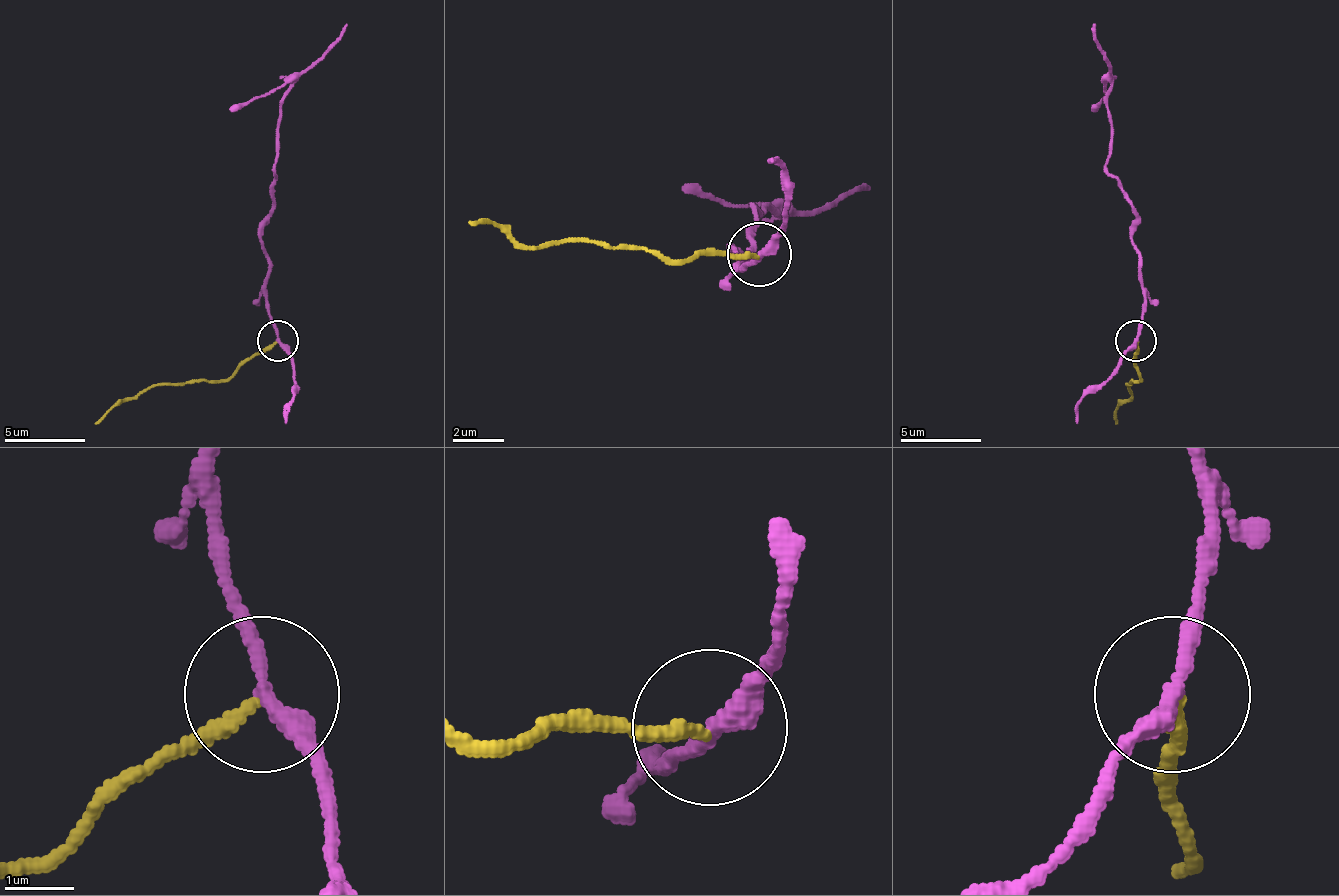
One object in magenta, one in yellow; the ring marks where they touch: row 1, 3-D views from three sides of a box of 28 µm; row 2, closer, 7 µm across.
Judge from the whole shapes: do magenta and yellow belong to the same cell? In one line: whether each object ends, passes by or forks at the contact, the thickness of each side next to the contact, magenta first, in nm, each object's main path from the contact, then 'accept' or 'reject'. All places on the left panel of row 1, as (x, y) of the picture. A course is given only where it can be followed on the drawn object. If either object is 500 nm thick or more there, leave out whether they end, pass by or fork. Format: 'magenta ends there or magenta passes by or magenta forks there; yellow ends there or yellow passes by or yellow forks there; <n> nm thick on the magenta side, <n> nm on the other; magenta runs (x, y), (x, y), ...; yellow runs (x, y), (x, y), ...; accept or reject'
magenta passes by; yellow ends there; 280 nm thick on the magenta side, 180 nm on the other; magenta runs (278, 341), (262, 240), (274, 171), (278, 110), (282, 94), (347, 25); yellow runs (274, 341), (222, 382), (148, 386), (124, 398), (96, 422); reject

